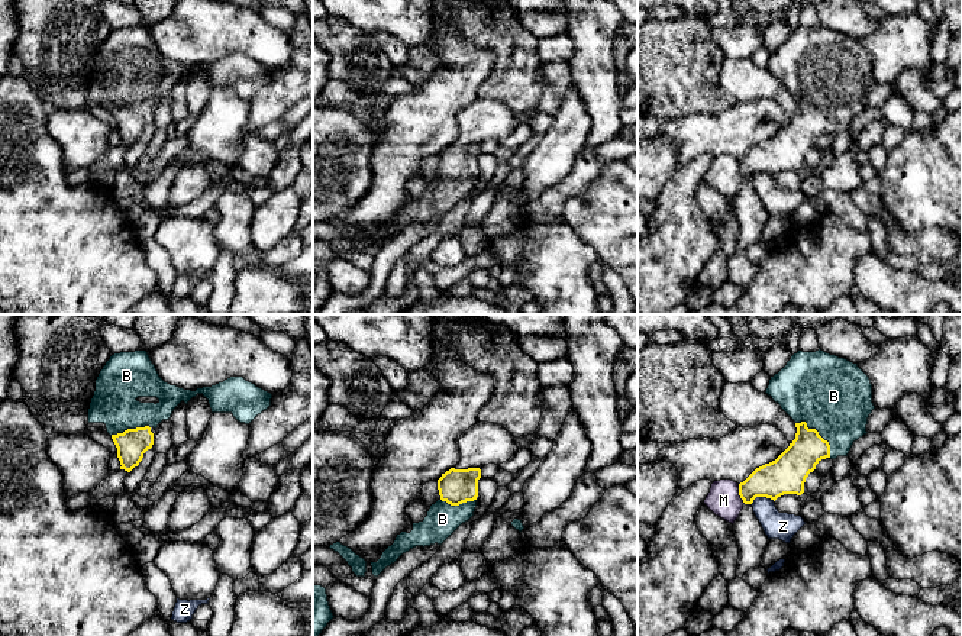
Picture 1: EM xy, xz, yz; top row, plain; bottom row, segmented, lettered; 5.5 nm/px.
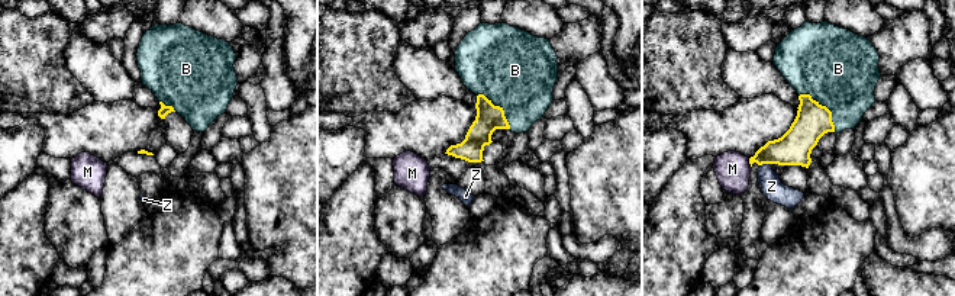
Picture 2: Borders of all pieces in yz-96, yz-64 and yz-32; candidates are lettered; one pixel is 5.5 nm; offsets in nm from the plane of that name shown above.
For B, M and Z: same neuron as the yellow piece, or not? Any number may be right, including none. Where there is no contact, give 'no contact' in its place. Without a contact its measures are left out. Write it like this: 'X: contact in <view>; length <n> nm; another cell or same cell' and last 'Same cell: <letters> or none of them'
B: contact in yz; length 280 nm; same cell
M: contact in yz; length 120 nm; another cell
Z: contact in yz; length 140 nm; another cell
Same cell: B

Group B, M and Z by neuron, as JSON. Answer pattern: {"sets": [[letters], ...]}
{"sets": [["B"], ["M"], ["Z"]]}

